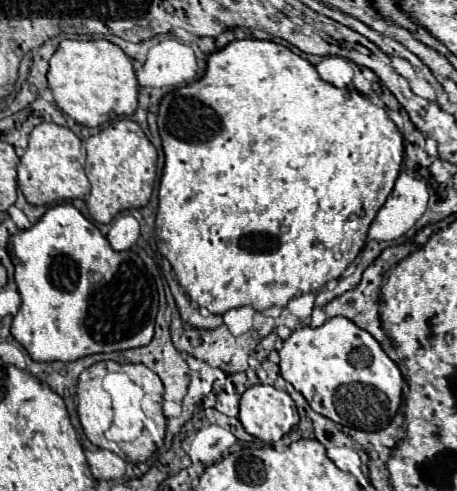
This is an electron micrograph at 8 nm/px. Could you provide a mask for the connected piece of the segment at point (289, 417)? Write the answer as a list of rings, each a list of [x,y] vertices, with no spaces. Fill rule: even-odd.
[[[254,385],[242,395],[238,419],[250,435],[274,443],[298,425],[298,409],[286,391]]]

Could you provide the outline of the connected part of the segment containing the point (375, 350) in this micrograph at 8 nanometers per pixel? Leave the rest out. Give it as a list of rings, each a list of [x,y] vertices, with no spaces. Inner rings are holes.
[[[332,317],[320,327],[296,329],[284,341],[280,359],[282,377],[306,397],[316,413],[334,423],[358,427],[362,431],[380,431],[398,411],[404,385],[400,369],[368,331],[360,329],[346,317]],[[350,395],[354,395],[354,401],[348,401]]]

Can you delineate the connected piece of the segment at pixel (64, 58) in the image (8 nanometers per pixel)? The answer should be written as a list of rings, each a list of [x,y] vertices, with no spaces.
[[[60,41],[48,67],[48,87],[58,109],[86,127],[100,127],[106,121],[132,115],[138,107],[138,81],[132,59],[114,43],[98,41]]]

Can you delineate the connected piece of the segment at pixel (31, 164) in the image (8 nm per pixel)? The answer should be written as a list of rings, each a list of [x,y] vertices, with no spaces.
[[[40,123],[30,133],[28,149],[18,164],[18,187],[32,205],[52,205],[66,199],[84,199],[90,193],[85,173],[86,157],[82,141],[68,129],[56,123]]]

